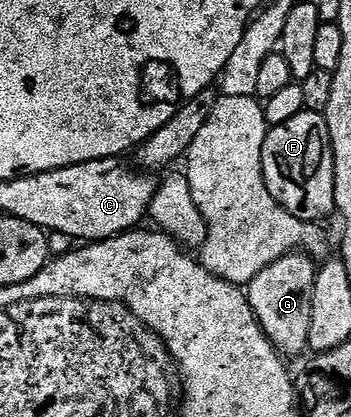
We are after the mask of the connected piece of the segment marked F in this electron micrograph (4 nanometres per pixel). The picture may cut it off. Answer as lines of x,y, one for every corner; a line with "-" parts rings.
303,111
297,113
292,119
288,119
288,123
273,126
264,139
262,166
264,167
264,183
268,183
268,191
272,191
276,203
280,203
292,215
296,215
296,219
322,223
325,222
324,219
329,213
335,212
334,152
325,113

